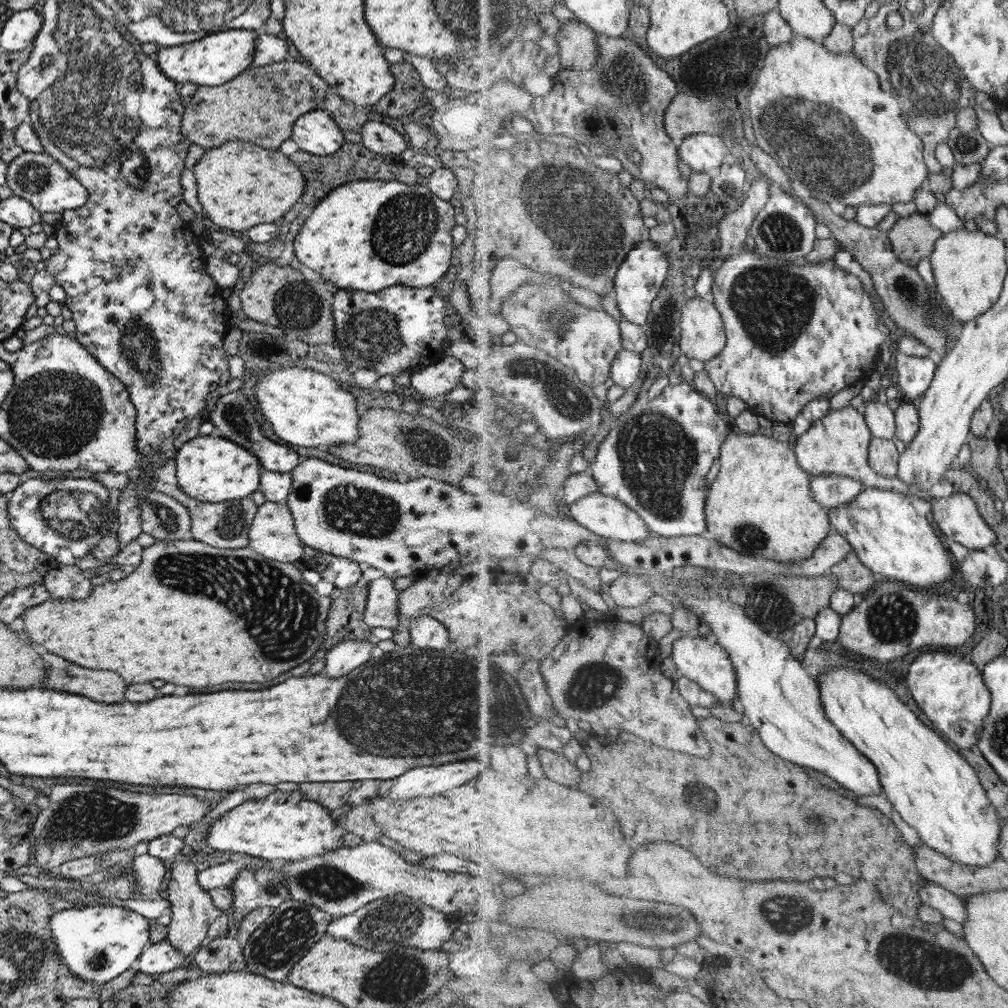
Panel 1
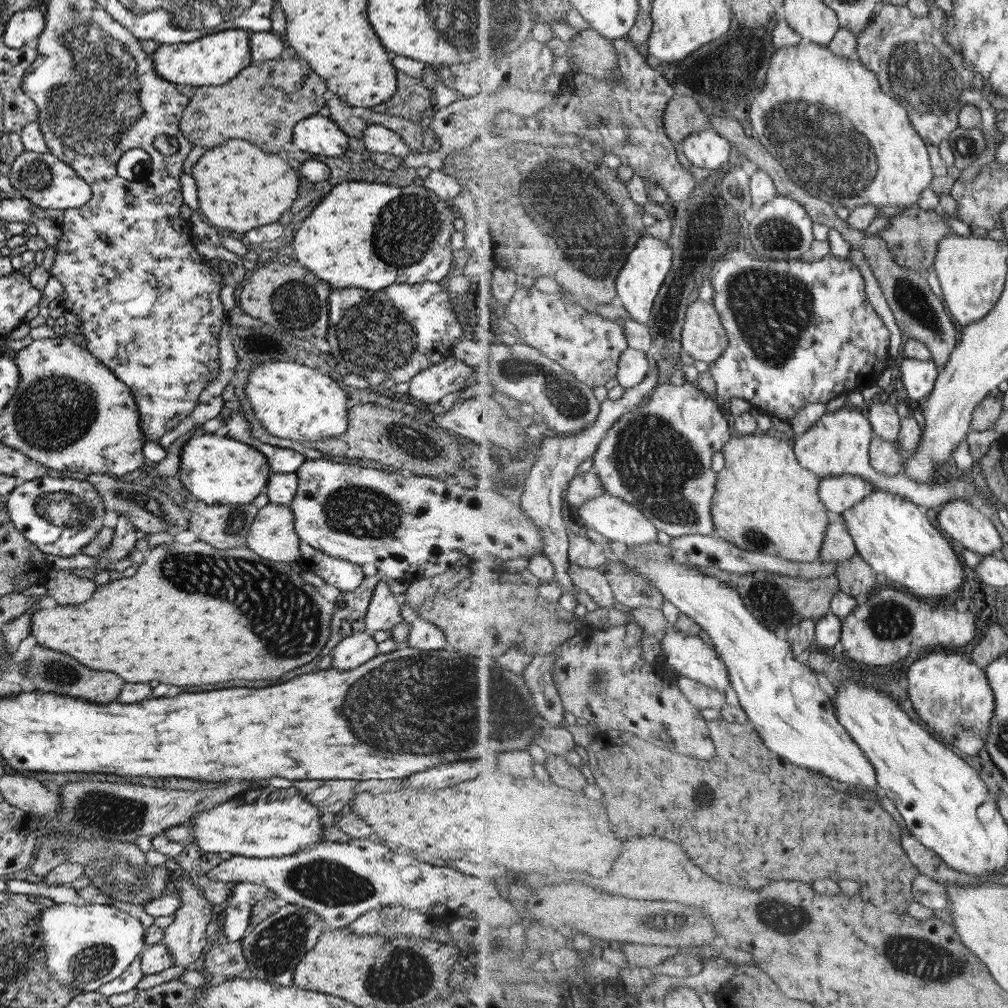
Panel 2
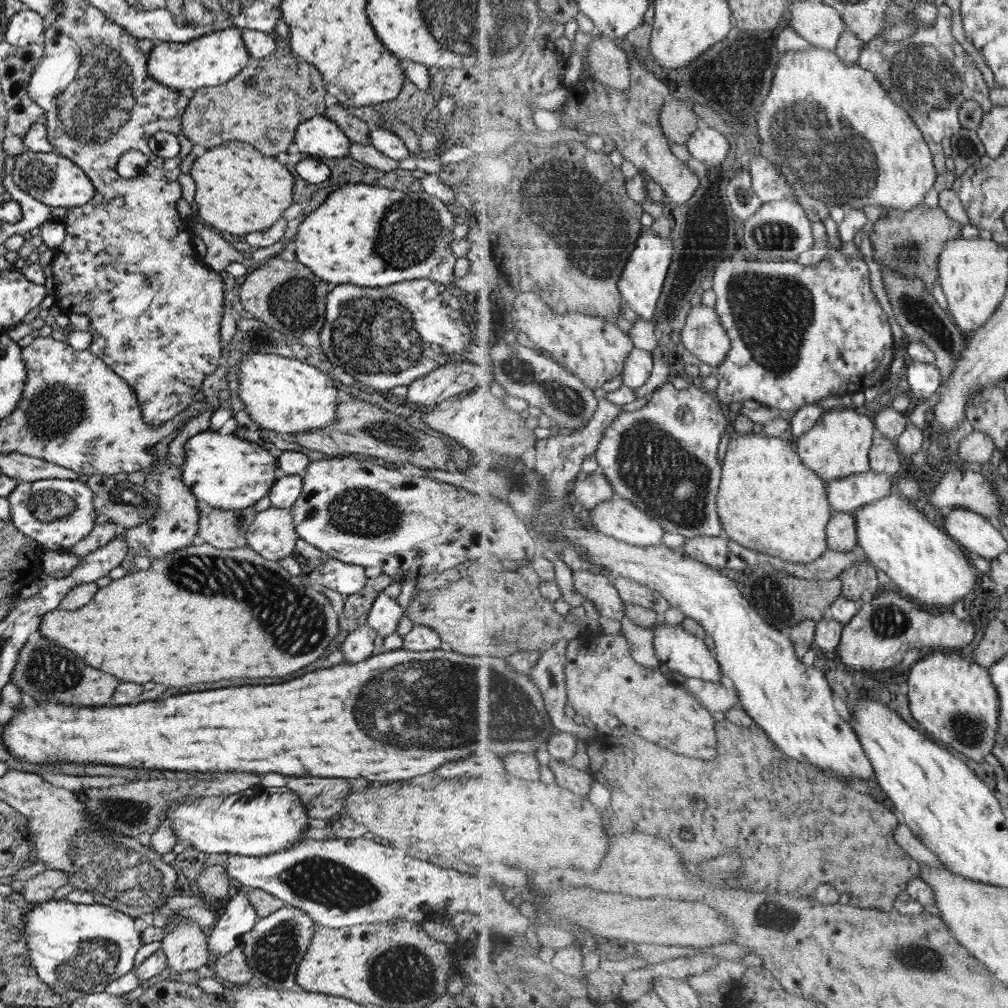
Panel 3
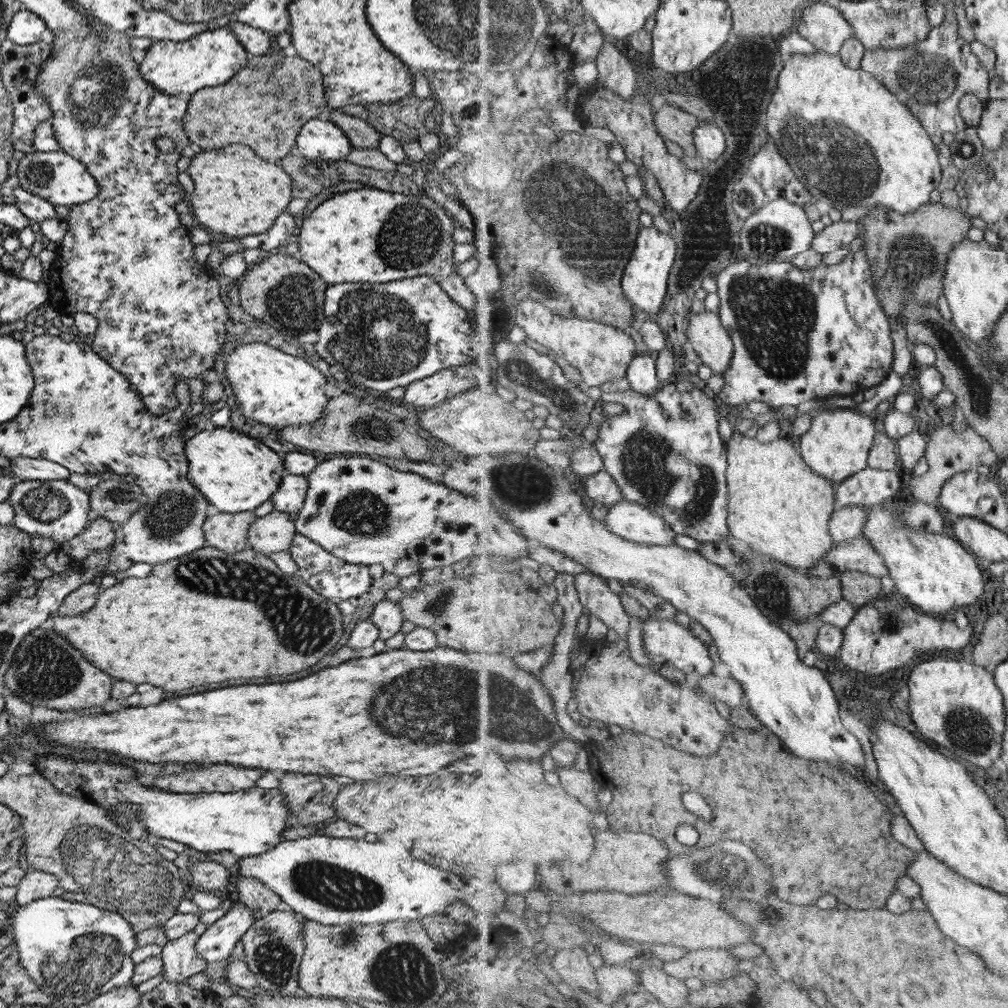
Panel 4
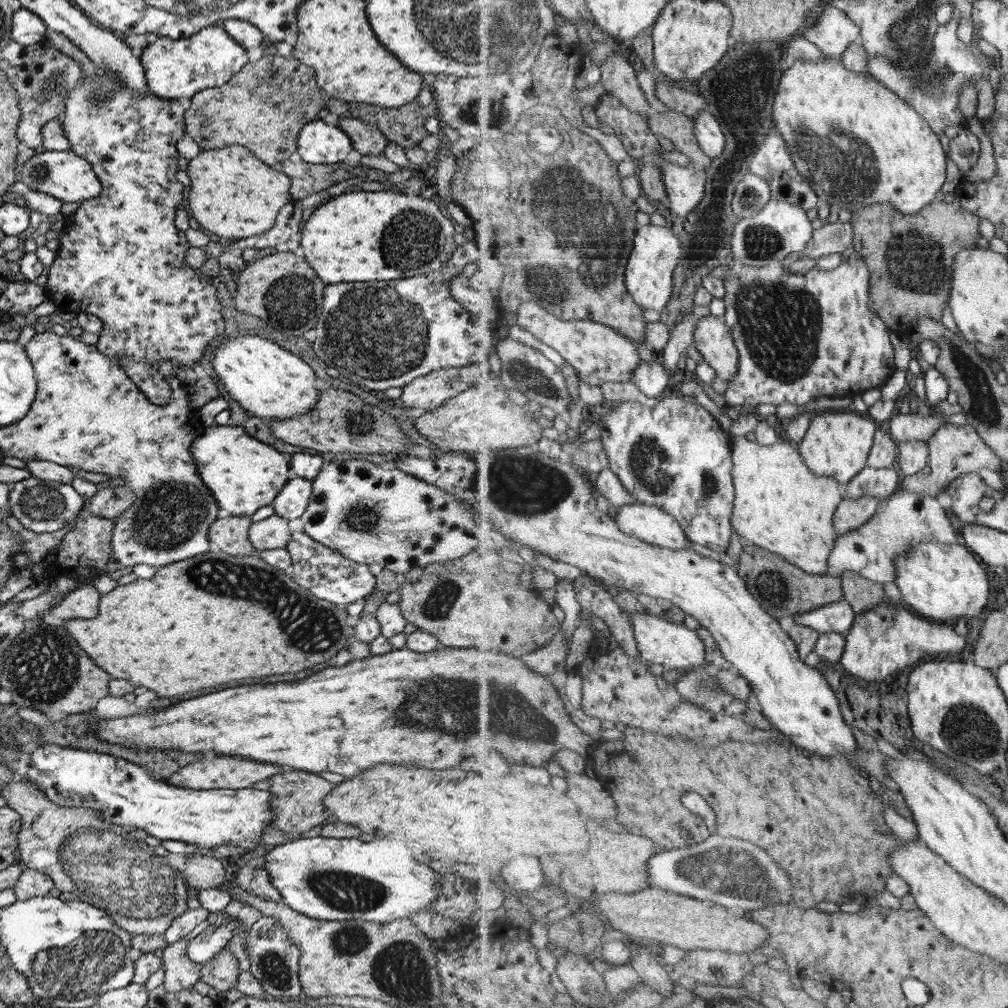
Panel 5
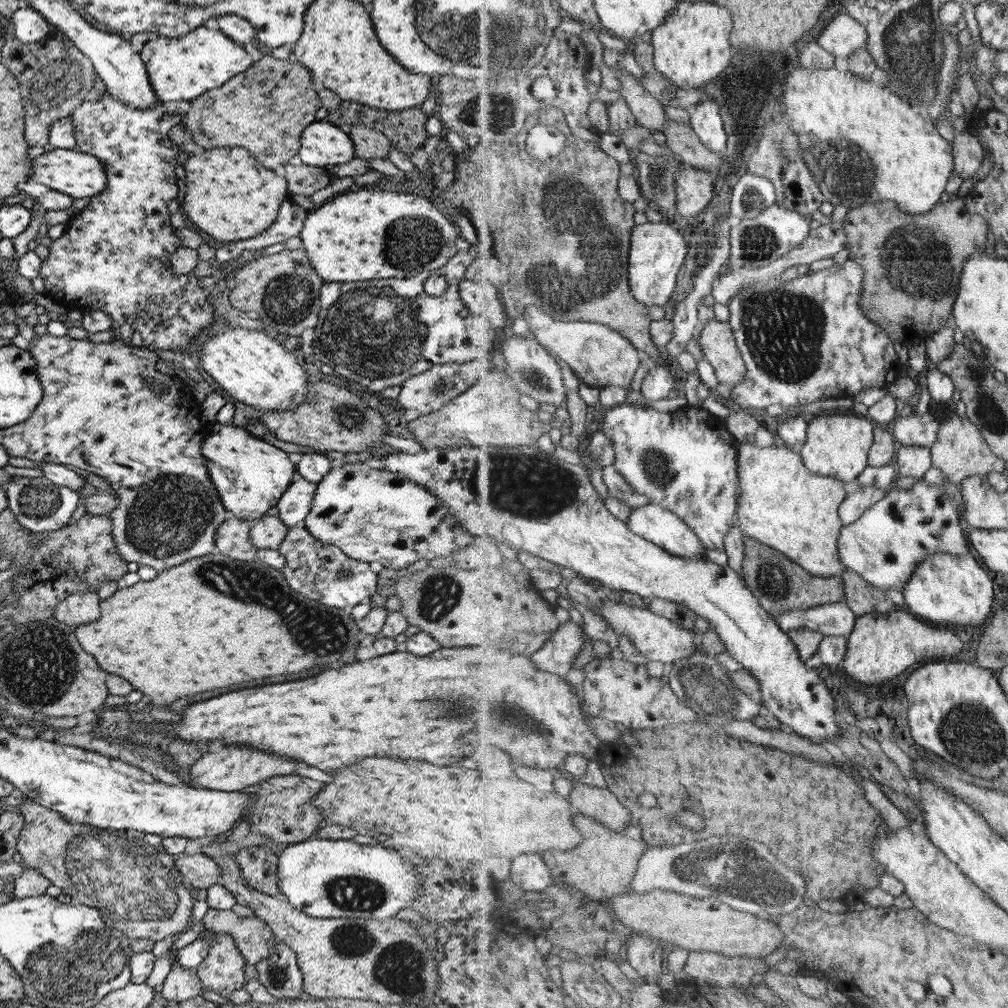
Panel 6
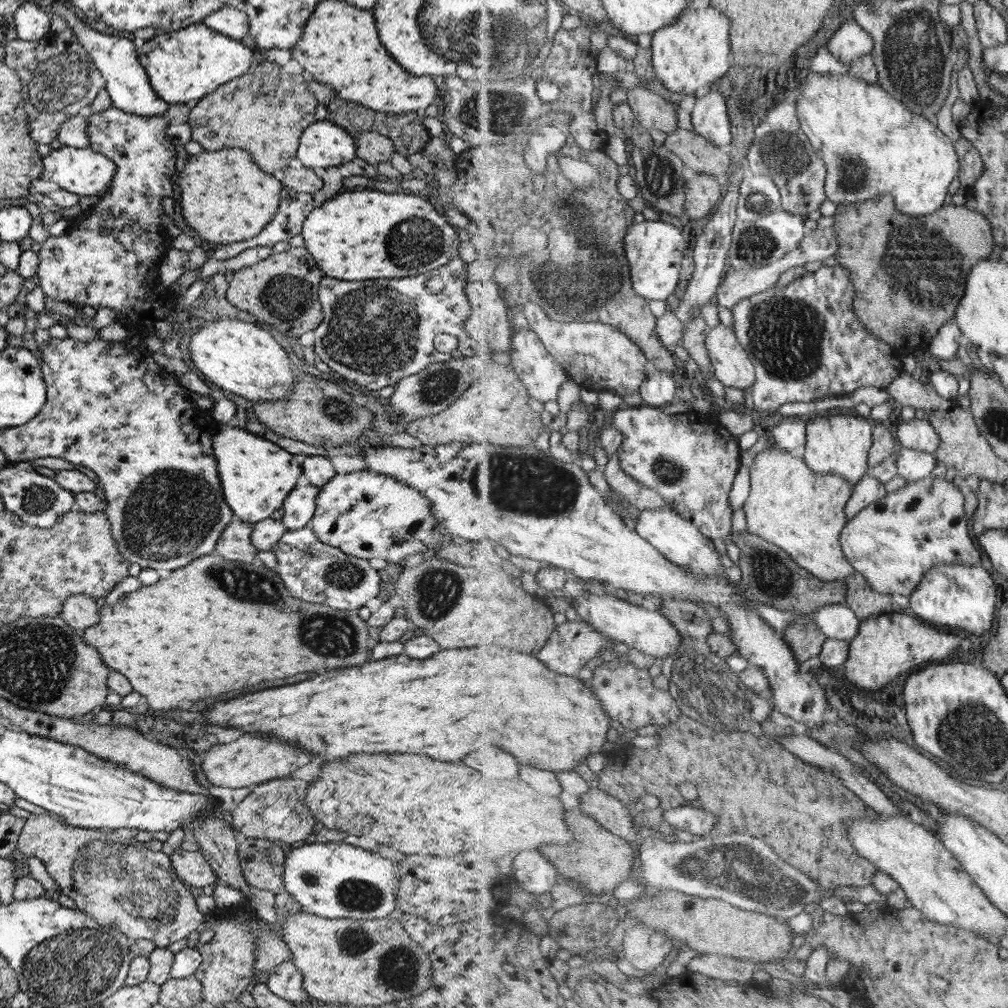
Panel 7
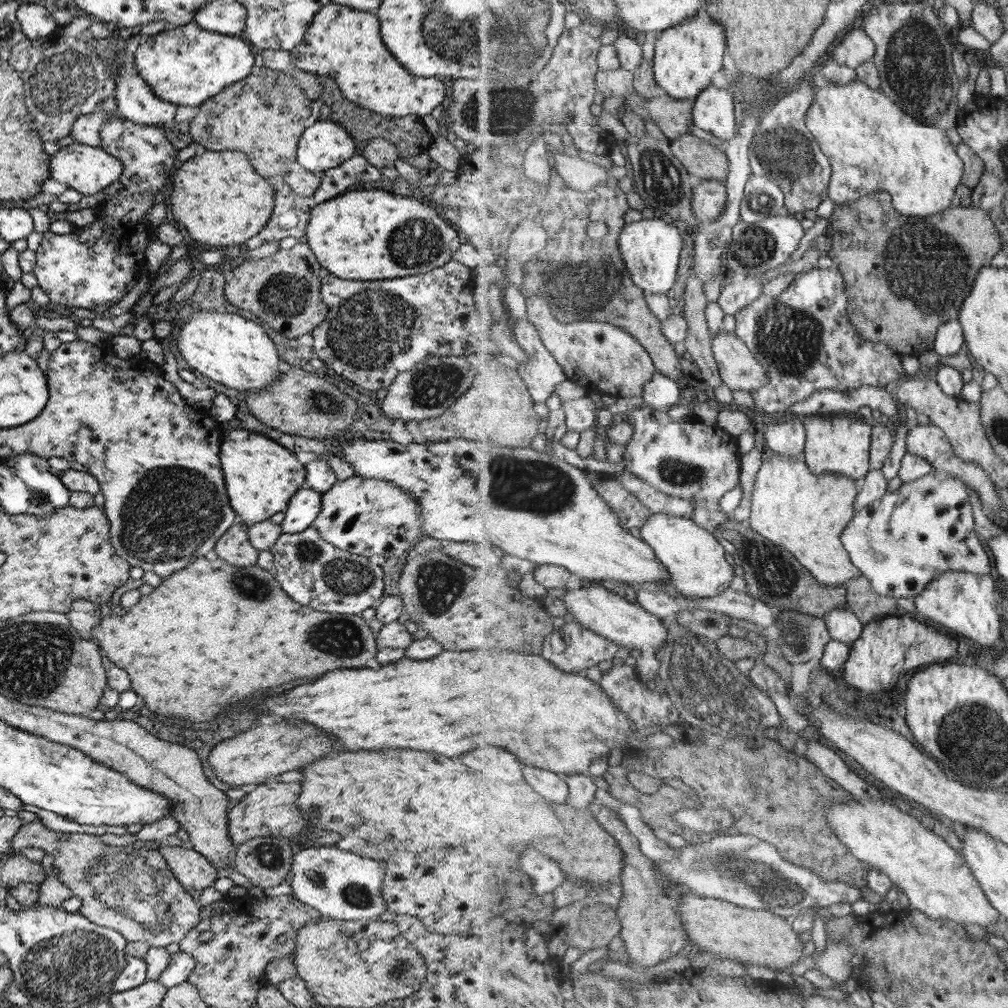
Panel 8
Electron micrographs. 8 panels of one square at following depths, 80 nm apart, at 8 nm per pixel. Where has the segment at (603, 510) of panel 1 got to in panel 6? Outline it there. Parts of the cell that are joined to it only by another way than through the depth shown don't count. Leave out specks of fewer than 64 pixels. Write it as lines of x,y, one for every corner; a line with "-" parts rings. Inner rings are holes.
655,503
631,509
628,527
639,536
685,558
707,559
705,546
678,515

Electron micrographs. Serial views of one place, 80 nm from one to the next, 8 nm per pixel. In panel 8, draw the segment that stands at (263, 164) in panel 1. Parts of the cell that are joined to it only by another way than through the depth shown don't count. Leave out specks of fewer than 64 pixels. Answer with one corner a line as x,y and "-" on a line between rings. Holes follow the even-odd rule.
205,152
189,158
171,178
171,214
189,236
211,246
235,246
255,236
273,210
273,186
255,174
243,152

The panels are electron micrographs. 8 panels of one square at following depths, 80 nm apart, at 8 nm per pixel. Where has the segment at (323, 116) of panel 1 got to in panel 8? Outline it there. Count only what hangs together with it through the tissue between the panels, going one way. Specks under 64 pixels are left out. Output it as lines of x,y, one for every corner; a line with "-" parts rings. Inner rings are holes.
325,120
307,127
296,144
296,162
312,173
339,166
353,154
353,141
343,127

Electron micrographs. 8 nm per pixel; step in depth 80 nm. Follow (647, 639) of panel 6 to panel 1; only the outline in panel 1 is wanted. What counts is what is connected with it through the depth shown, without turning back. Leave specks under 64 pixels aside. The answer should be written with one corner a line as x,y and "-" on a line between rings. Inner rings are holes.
682,636
675,641
673,654
671,656
674,664
677,666
677,672
680,676
685,675
687,678
700,684
705,690
712,692
719,701
733,704
738,696
738,674
731,660
727,649
714,639
706,636

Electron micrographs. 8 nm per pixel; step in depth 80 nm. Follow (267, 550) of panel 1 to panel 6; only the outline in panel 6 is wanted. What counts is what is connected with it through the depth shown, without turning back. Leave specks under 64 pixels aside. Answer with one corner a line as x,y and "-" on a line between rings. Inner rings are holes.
263,515
258,520
252,521
248,532
249,540
259,550
277,549
286,535
287,529
278,516

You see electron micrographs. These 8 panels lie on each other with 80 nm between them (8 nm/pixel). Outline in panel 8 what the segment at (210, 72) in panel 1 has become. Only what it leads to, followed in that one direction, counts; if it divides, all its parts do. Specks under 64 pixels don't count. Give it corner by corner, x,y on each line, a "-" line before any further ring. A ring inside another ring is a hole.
195,21
177,28
166,29
144,39
141,44
133,44
134,65
138,75
153,91
156,99
175,106
199,106
213,98
220,90
245,78
253,71
253,56
249,46
239,36
229,36
206,31

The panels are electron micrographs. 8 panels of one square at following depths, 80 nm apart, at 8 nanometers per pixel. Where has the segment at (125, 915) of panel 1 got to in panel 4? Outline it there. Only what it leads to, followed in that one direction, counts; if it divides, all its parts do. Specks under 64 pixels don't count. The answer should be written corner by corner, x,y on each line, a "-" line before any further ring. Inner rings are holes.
48,896
19,905
19,909
7,920
20,965
37,987
56,998
58,1006
73,1004
76,1007
107,992
113,986
129,983
133,968
131,952
137,947
136,938
130,924
119,914
101,910
97,905
71,902
66,897

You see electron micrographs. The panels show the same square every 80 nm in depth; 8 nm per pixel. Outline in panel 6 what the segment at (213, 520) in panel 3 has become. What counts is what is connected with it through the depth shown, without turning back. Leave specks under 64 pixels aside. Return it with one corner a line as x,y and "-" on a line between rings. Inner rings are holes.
235,517
224,520
215,529
215,551
235,560
256,560
256,548
250,543
248,533
251,523

